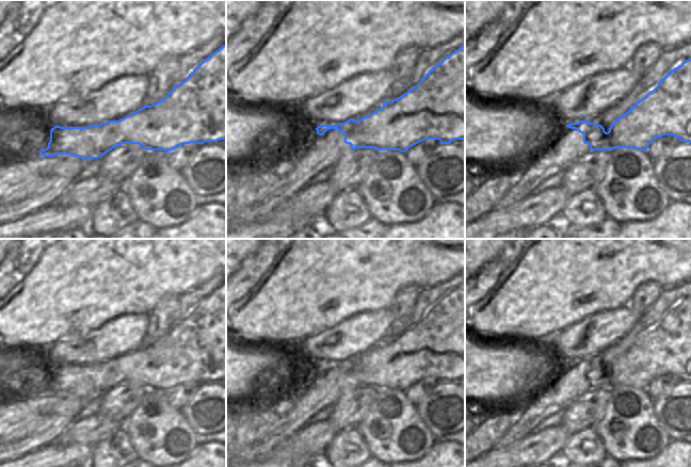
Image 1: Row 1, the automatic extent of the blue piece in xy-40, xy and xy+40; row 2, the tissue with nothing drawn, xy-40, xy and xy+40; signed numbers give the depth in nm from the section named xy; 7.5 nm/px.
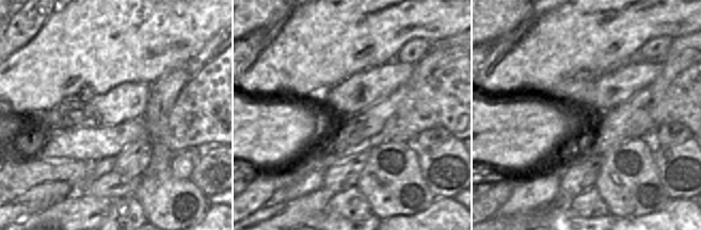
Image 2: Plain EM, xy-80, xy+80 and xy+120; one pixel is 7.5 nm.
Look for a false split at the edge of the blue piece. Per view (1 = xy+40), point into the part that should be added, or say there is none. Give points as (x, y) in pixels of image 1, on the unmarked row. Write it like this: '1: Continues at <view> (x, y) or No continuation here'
1: No continuation here.

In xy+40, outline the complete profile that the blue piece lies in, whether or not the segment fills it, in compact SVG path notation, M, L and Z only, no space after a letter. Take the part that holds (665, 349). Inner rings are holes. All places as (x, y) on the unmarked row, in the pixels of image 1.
M691 297L681 302L678 306L669 310L658 324L637 340L625 353L616 357L606 371L601 364L589 359L580 359L566 364L583 373L583 382L590 384L591 389L612 389L614 387L636 387L647 389L647 386L663 374L674 374L681 381L691 382Z

